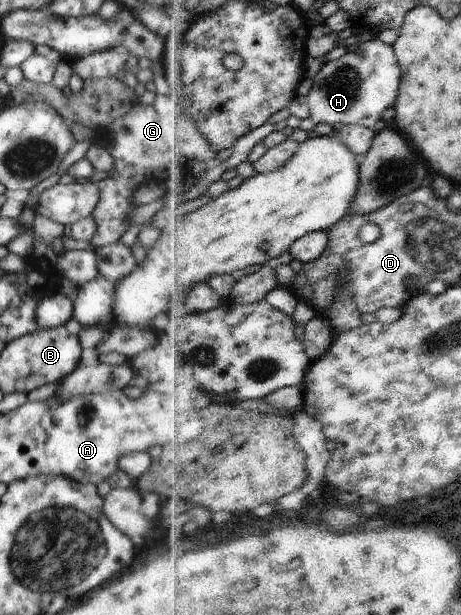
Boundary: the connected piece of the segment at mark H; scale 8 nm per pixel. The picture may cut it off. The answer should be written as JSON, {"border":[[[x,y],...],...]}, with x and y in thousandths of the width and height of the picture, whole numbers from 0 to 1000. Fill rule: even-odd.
{"border":[[[805,63],[735,98],[709,102],[679,128],[679,140],[668,153],[675,189],[692,202],[777,202],[813,210],[831,195],[835,179],[857,176],[870,150],[870,127],[874,117],[855,73]]]}

